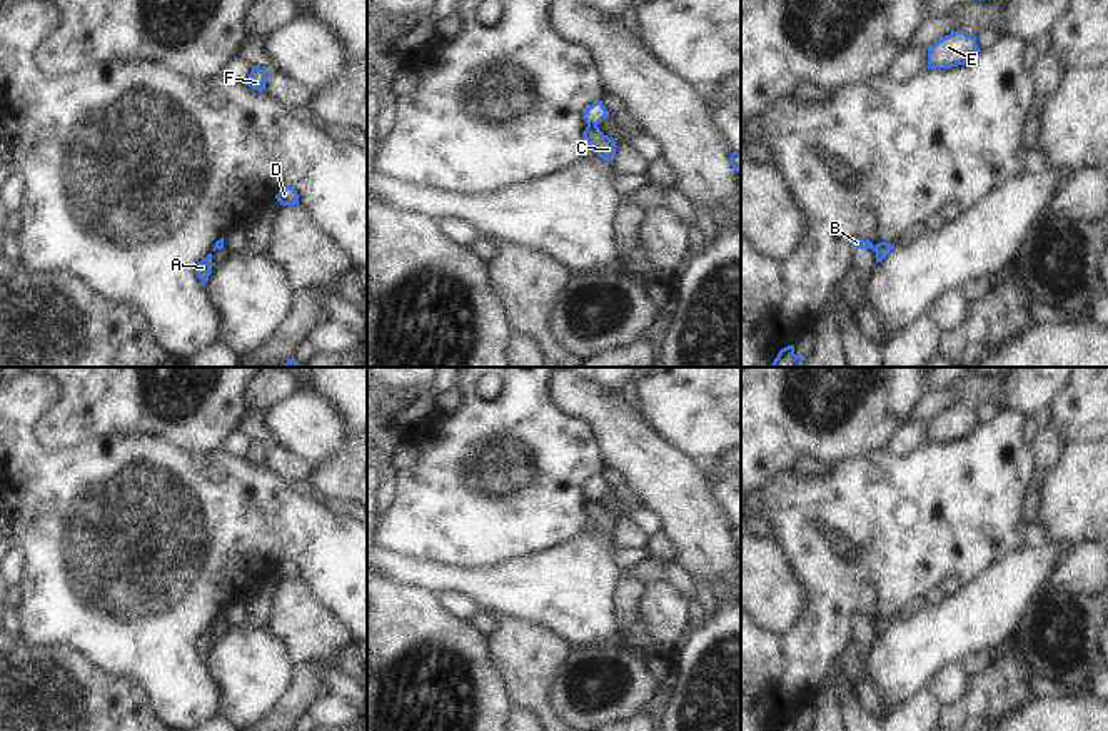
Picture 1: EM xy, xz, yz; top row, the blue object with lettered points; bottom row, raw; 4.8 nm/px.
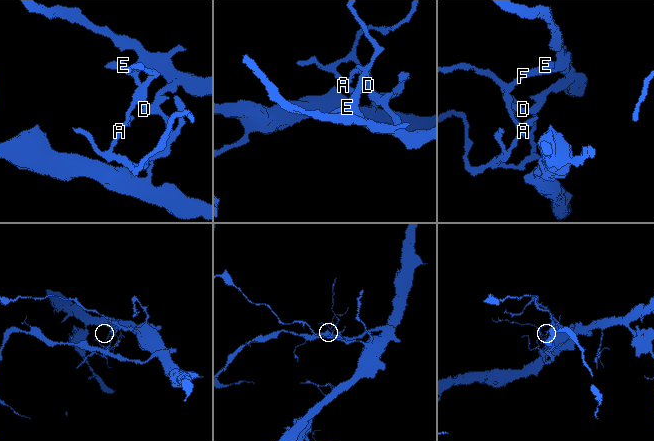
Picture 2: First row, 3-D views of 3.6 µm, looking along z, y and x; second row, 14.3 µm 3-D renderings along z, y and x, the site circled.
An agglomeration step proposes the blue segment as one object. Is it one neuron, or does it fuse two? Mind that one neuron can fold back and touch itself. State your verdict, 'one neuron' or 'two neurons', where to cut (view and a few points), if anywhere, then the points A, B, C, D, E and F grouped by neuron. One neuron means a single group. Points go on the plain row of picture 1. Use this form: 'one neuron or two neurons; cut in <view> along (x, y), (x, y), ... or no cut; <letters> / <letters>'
two neurons; cut in xz along (588, 498), (596, 499); A C D / B E F

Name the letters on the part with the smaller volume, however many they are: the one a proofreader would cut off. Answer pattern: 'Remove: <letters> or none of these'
Remove: A, C, D

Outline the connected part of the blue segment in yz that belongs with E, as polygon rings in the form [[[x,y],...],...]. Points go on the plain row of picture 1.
[[[953,406],[928,422],[928,442],[951,442],[968,437],[980,421],[976,411],[964,406]]]

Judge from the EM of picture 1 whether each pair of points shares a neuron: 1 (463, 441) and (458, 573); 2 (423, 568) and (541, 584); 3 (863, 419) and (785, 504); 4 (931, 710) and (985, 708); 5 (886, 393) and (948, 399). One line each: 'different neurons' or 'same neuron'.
1: different neurons
2: same neuron
3: different neurons
4: different neurons
5: different neurons

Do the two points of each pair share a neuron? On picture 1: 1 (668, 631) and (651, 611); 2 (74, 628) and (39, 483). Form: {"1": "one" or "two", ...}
{"1": "one", "2": "one"}

